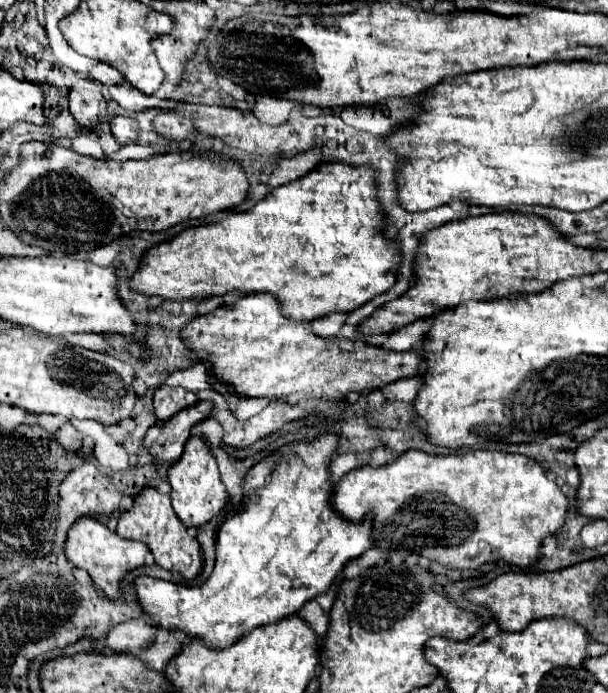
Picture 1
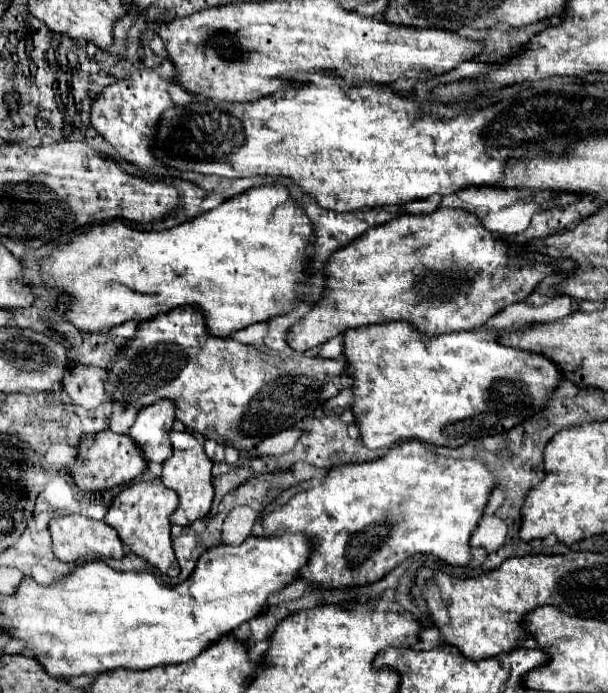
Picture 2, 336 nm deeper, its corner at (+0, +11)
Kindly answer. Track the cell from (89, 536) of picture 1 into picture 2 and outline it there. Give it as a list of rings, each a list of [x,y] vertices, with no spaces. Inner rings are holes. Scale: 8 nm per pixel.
[[[72,514],[72,516],[50,520],[48,530],[52,534],[52,552],[62,562],[76,562],[76,560],[90,560],[90,558],[120,560],[124,556],[124,544],[120,542],[114,528],[110,528],[104,520],[92,520],[80,514]]]

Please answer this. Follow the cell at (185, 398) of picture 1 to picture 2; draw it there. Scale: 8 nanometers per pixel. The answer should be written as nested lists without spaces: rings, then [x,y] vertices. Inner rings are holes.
[[[158,400],[138,412],[136,422],[128,430],[128,436],[140,448],[148,464],[162,464],[170,458],[170,430],[174,422],[174,402]]]

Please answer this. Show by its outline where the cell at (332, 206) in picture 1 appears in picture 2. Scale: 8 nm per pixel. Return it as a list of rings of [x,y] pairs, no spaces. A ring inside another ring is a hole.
[[[268,184],[250,188],[194,220],[160,232],[140,232],[120,222],[90,226],[68,244],[62,244],[52,254],[40,258],[40,274],[46,288],[70,296],[64,318],[80,332],[98,334],[128,320],[150,320],[176,306],[194,306],[204,314],[208,332],[226,338],[240,328],[296,308],[298,282],[304,282],[308,276],[306,266],[310,260],[304,256],[304,250],[310,240],[312,230],[308,216],[302,214],[282,184]]]

